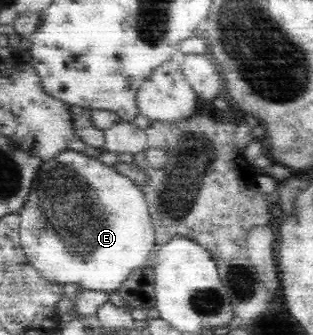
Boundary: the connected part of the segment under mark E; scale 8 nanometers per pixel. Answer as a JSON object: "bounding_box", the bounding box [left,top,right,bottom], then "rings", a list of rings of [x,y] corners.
{"bounding_box":[19,152,157,296],"rings":[[[64,152],[45,161],[39,167],[28,201],[19,214],[22,250],[45,280],[57,284],[70,283],[82,289],[102,291],[109,296],[117,293],[134,269],[151,265],[157,249],[146,198],[138,185],[98,158],[93,160],[80,153]]]}

